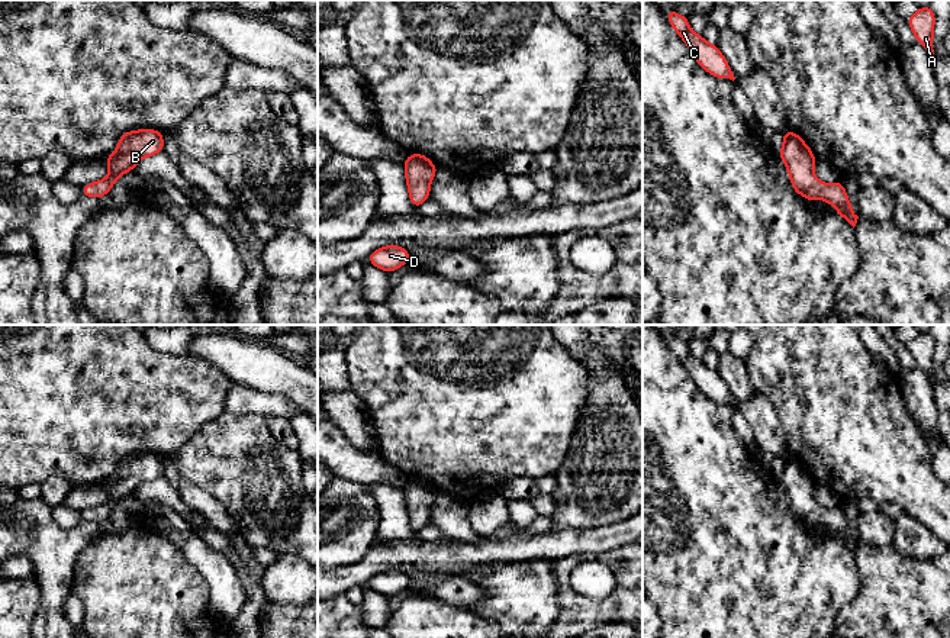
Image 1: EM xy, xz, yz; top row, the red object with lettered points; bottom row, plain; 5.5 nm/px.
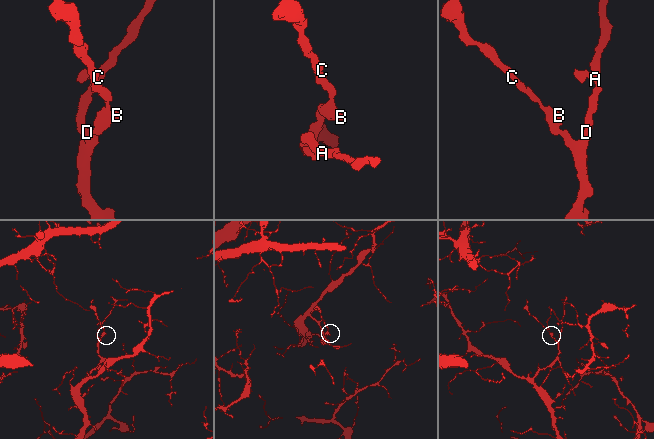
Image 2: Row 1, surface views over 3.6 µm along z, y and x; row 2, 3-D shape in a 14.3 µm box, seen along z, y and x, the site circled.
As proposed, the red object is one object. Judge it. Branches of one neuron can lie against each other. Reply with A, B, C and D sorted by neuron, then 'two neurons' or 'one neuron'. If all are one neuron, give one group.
A B C D; one neuron

